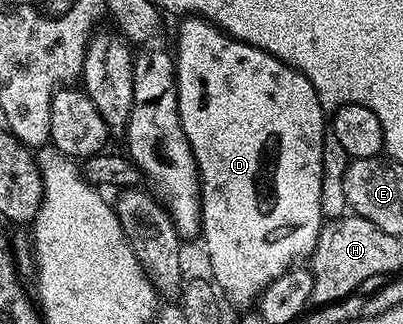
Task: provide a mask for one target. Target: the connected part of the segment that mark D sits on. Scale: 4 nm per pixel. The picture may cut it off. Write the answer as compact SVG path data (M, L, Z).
M185 17L180 20L181 28L177 31L177 51L175 50L175 74L177 76L177 112L181 118L181 128L187 137L187 141L191 145L191 153L195 157L195 165L197 166L197 177L201 180L201 230L200 234L205 235L205 251L209 254L209 267L213 270L211 279L214 284L223 292L224 298L230 299L233 303L238 303L239 306L245 307L248 303L256 304L260 300L261 293L266 291L272 285L273 280L281 276L290 267L294 266L298 261L304 257L312 256L313 250L317 247L317 238L323 226L323 216L321 213L321 176L325 174L323 169L323 145L325 144L325 136L327 134L327 111L321 106L319 97L315 93L315 89L311 85L311 81L307 81L307 77L303 73L296 71L294 67L289 67L279 57L275 57L271 53L267 53L263 49L259 49L249 42L244 43L238 39L233 39L226 35L224 31L209 23L206 19L200 17Z

